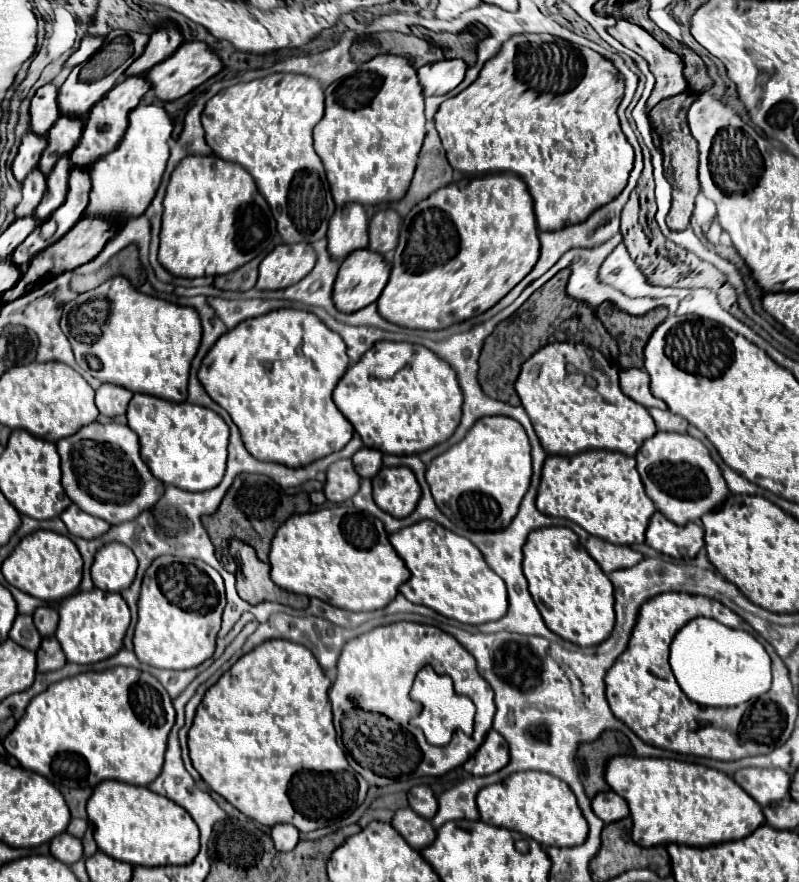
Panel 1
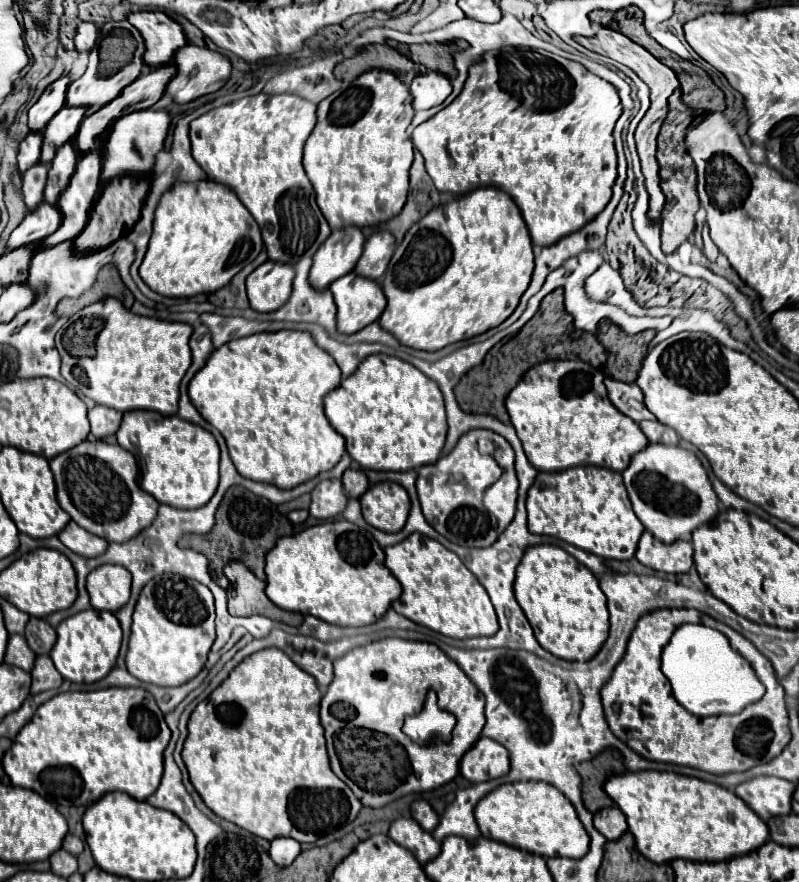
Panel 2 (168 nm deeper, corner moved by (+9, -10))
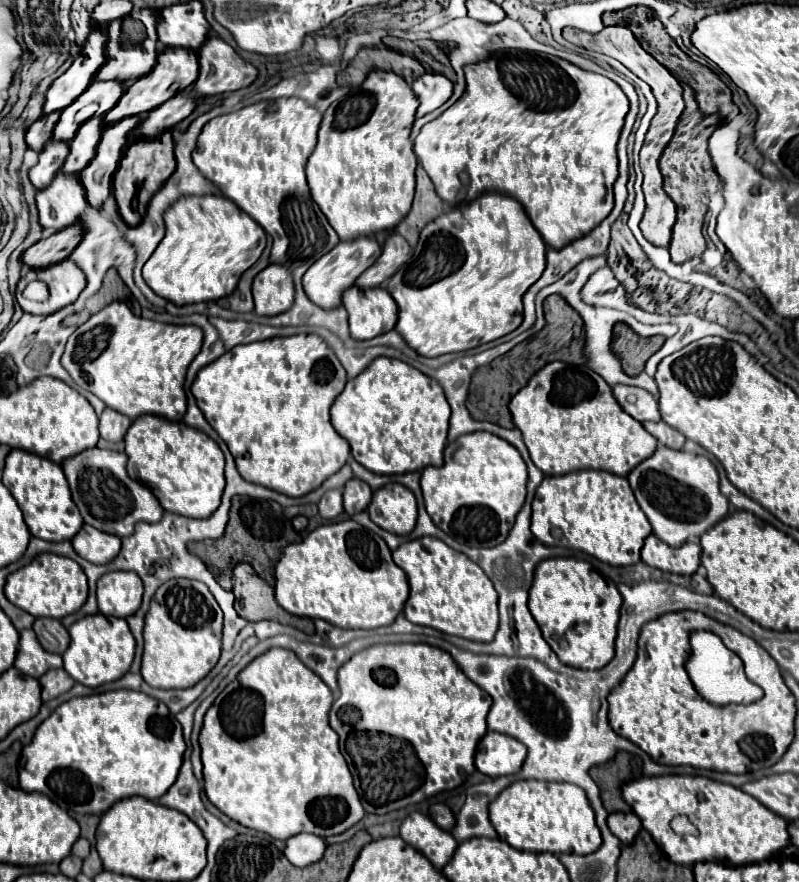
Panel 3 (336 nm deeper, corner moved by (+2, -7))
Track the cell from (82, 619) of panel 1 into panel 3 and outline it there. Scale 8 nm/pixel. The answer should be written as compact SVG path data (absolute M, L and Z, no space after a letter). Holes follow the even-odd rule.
M97 613L97 617L83 617L69 627L71 645L63 653L63 667L65 671L81 685L99 687L103 683L115 681L123 677L135 657L135 639L127 627L125 619L105 617Z

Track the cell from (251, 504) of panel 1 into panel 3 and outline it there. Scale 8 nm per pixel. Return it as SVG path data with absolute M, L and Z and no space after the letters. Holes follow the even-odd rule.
M235 497L231 501L231 511L229 511L229 523L225 529L225 535L213 543L201 541L201 543L191 543L189 547L195 547L195 555L203 559L203 563L209 567L209 571L215 575L217 583L231 591L231 573L237 563L243 559L259 559L259 577L267 581L269 585L275 583L273 579L273 567L281 557L281 551L289 545L301 541L299 533L291 527L291 521L283 515L283 509L275 501L255 501L249 497Z

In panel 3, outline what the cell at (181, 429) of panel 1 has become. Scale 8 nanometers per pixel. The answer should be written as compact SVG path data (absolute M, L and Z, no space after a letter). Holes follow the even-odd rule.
M155 415L135 419L125 435L127 473L145 485L169 513L193 519L207 519L221 503L225 487L225 459L219 445L203 431L183 421L167 421Z

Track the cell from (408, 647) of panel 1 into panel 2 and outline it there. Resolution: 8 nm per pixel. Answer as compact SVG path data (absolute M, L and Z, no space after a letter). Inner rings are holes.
M384 638L334 660L334 680L322 698L320 718L332 770L350 784L364 806L380 808L404 794L434 790L458 774L464 752L480 738L484 696L438 646ZM430 688L436 690L440 708L452 712L458 720L448 746L418 746L402 732L404 718L422 708Z

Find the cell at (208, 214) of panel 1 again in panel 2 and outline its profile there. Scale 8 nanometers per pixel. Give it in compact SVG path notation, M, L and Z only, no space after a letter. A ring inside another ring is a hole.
M208 178L174 184L156 208L152 240L140 266L140 276L162 296L210 294L226 286L260 250L260 228L232 188Z

